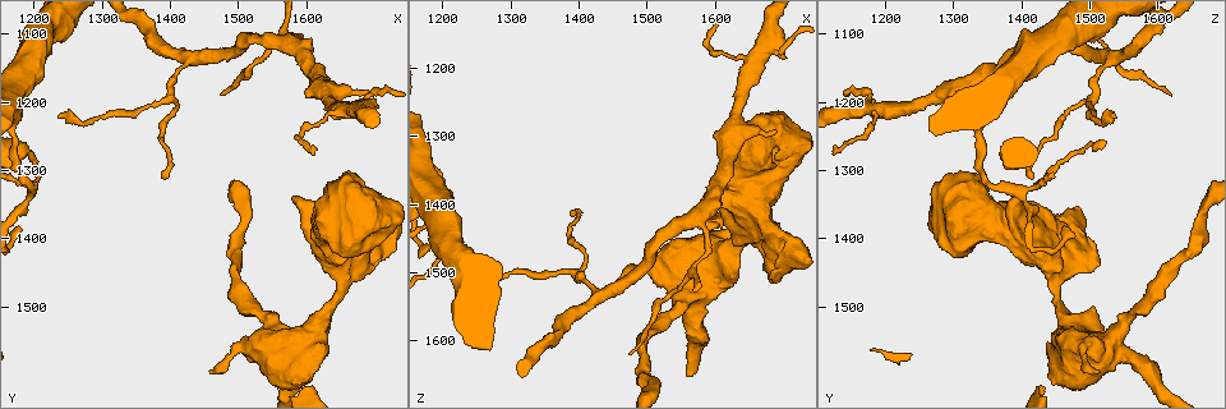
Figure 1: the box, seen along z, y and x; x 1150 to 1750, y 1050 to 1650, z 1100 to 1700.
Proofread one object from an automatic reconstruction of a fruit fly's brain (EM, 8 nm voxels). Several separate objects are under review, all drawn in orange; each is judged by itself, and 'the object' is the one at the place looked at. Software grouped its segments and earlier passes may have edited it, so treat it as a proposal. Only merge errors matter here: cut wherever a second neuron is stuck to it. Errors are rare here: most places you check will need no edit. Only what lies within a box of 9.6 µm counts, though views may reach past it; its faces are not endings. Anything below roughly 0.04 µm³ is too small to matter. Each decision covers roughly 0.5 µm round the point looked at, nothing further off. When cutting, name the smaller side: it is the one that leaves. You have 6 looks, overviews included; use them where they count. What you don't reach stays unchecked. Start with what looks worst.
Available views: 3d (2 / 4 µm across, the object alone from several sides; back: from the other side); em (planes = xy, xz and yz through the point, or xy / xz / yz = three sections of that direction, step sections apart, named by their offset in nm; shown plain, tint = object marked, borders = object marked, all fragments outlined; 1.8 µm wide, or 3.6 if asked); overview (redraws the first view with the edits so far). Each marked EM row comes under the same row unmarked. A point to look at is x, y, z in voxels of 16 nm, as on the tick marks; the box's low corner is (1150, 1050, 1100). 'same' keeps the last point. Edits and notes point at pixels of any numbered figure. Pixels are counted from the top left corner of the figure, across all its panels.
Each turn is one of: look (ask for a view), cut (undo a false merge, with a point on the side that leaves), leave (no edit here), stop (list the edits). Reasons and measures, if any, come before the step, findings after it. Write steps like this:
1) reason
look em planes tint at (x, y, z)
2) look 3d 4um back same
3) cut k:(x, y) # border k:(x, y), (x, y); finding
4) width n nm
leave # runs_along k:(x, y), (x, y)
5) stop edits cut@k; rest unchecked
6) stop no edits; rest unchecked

look 3d 2um at (1685, 1440, 1500)

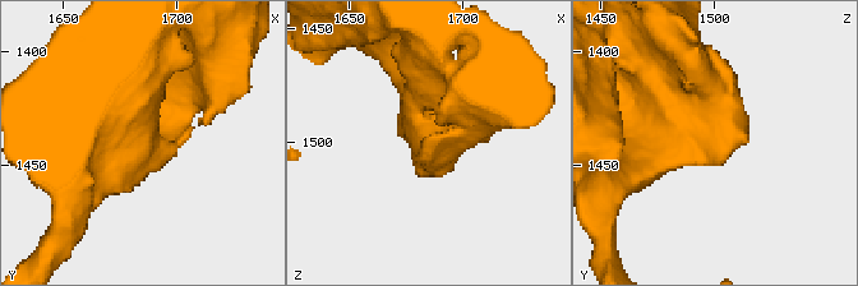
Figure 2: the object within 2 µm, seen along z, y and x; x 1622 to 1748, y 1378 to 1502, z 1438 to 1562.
look em planes tint at (1686, 1438, 1494)

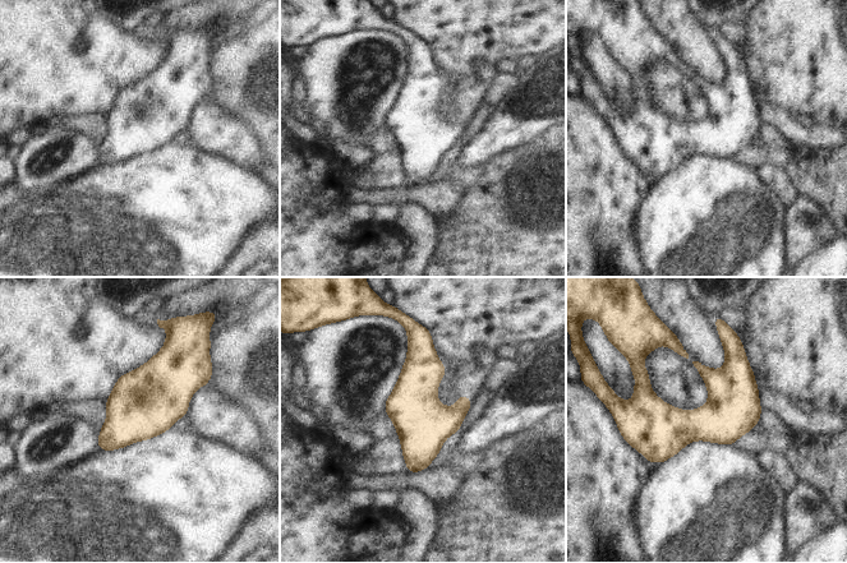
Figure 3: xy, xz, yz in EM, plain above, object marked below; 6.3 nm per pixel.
leave # one neuron here

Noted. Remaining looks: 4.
calibre changes
look 3d 4um at (1575, 1115, 1415)

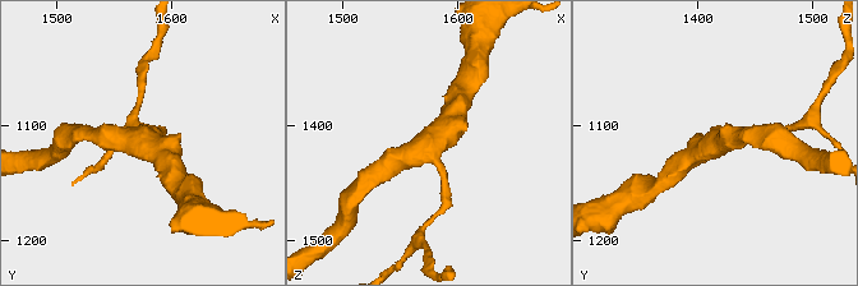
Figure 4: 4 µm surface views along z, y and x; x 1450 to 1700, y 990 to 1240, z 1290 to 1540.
arms 3
look em planes tint at (1570, 1116, 1414)

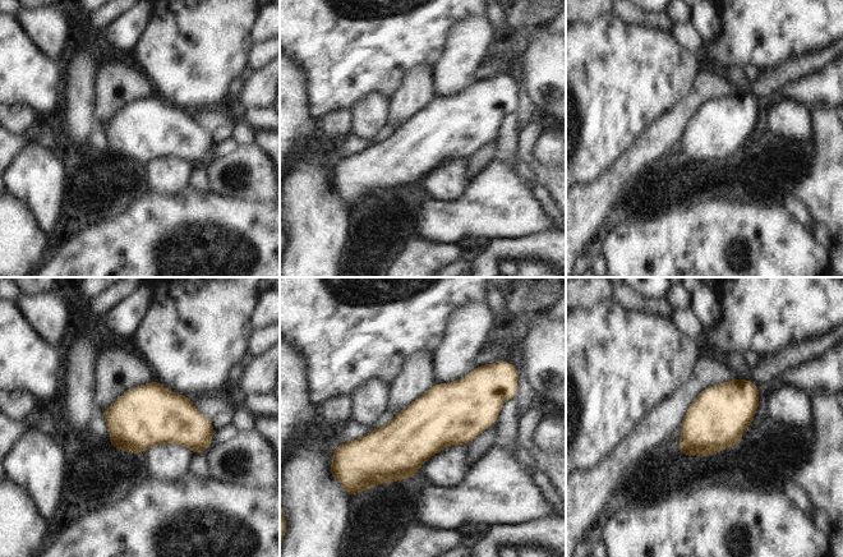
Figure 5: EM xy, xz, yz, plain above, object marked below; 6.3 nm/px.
leave # continuous, no second neuron

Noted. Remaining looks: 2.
stop no edits; rest unchecked

